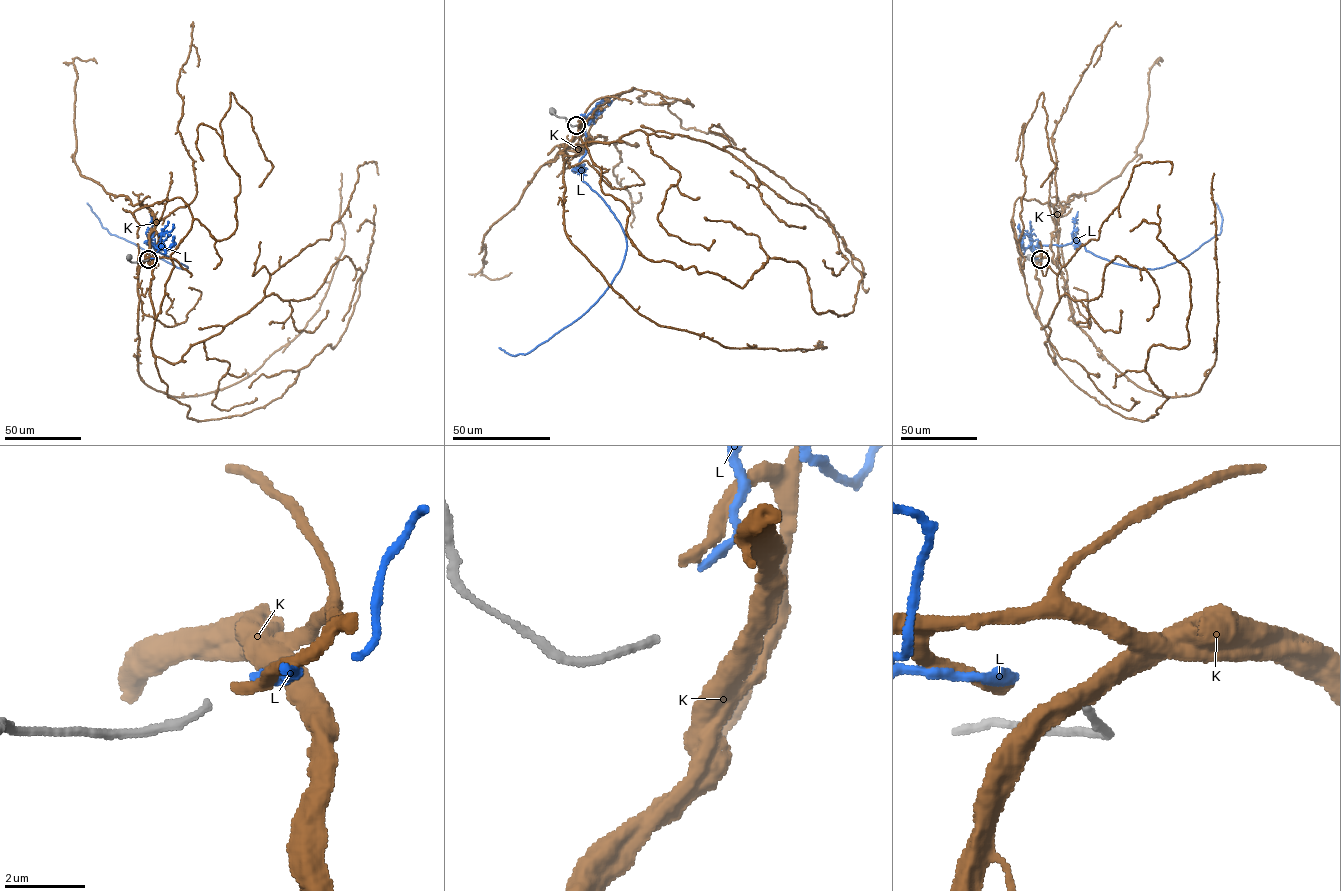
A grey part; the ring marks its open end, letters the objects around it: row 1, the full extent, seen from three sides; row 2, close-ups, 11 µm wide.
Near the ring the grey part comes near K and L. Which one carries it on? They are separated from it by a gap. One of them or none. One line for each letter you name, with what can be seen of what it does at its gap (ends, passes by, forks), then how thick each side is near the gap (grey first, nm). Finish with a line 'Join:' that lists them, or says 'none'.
L: it ends there; 180 nm thick on the grey side, 280 nm on the other
Join: L

